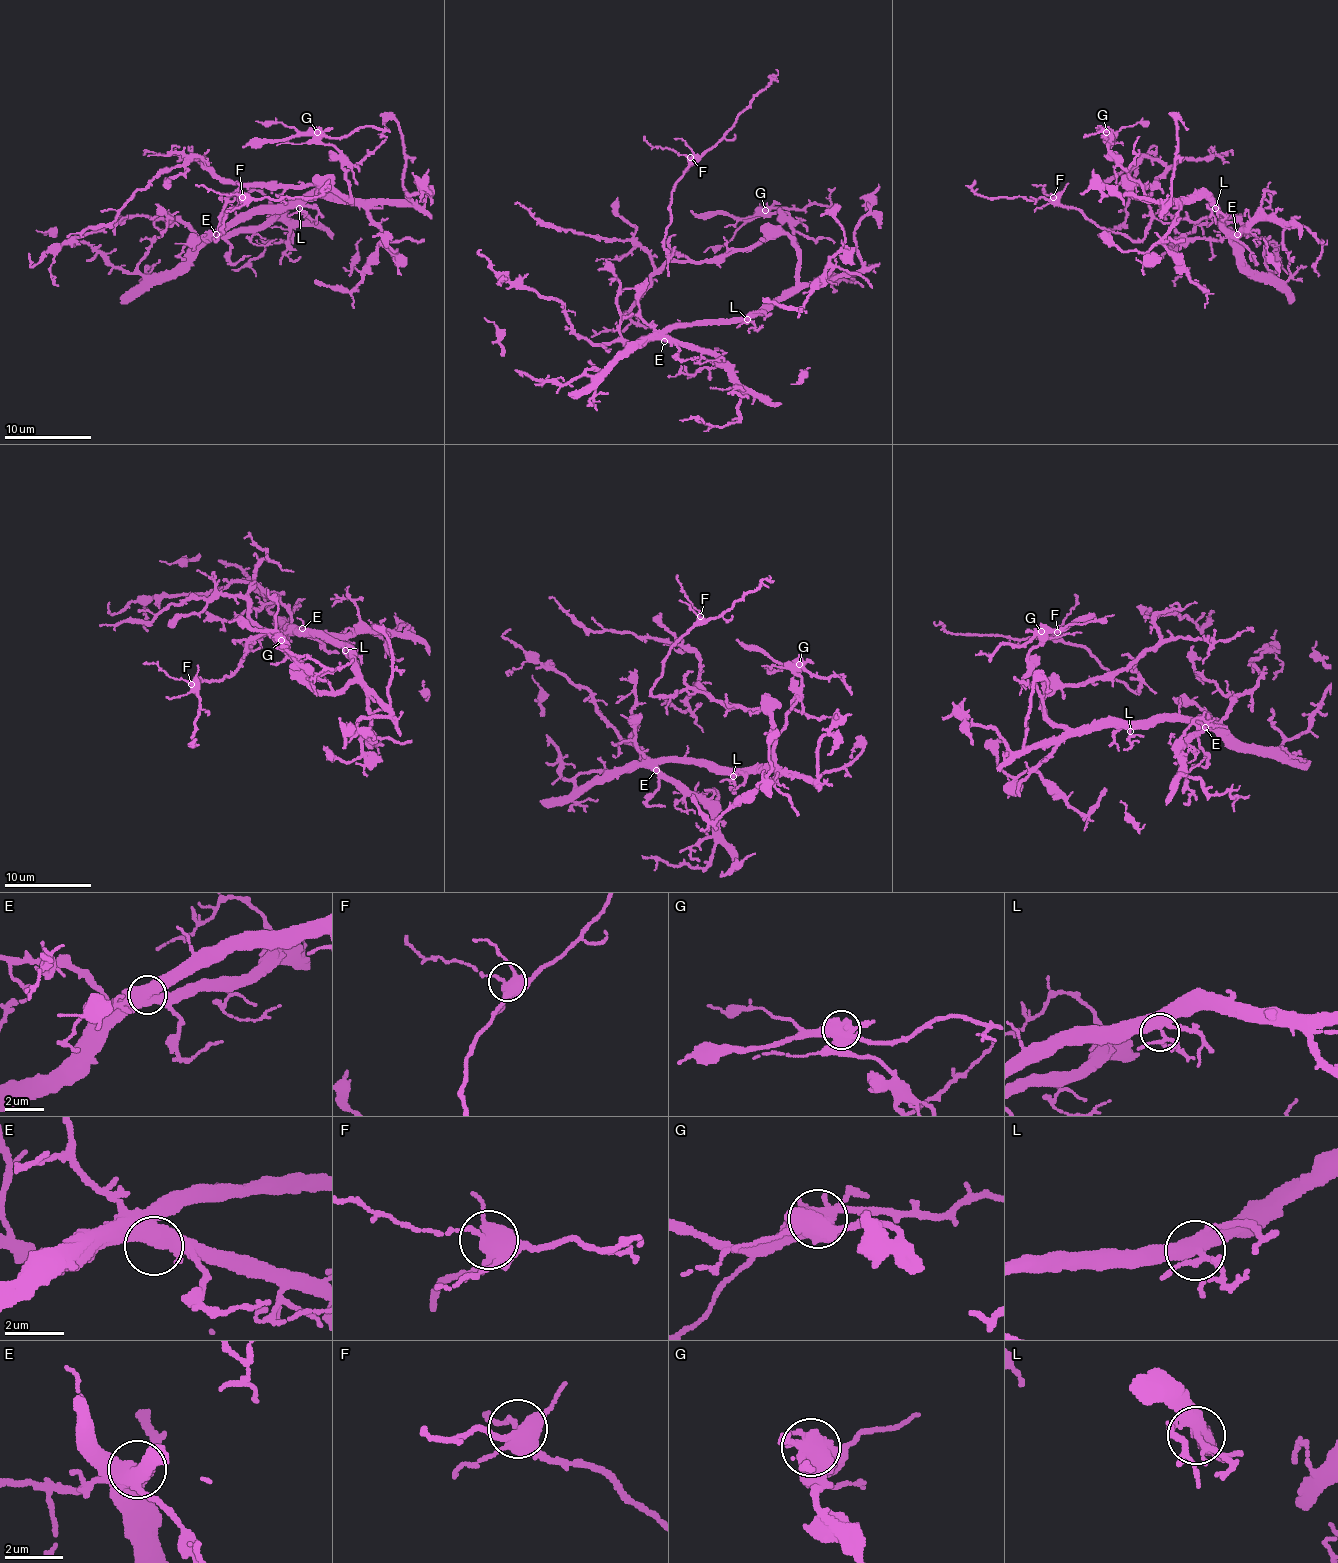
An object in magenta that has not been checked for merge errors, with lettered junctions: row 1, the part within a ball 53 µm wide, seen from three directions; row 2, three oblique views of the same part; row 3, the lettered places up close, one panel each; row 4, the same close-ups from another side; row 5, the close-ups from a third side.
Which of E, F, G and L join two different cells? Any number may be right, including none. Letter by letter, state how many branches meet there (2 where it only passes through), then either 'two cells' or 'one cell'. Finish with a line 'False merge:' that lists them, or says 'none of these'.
E: 3 branches meet; one cell
F: 5 branches meet; one cell
G: 5 branches meet; two cells
L: 6 branches meet; one cell
False merge: G

